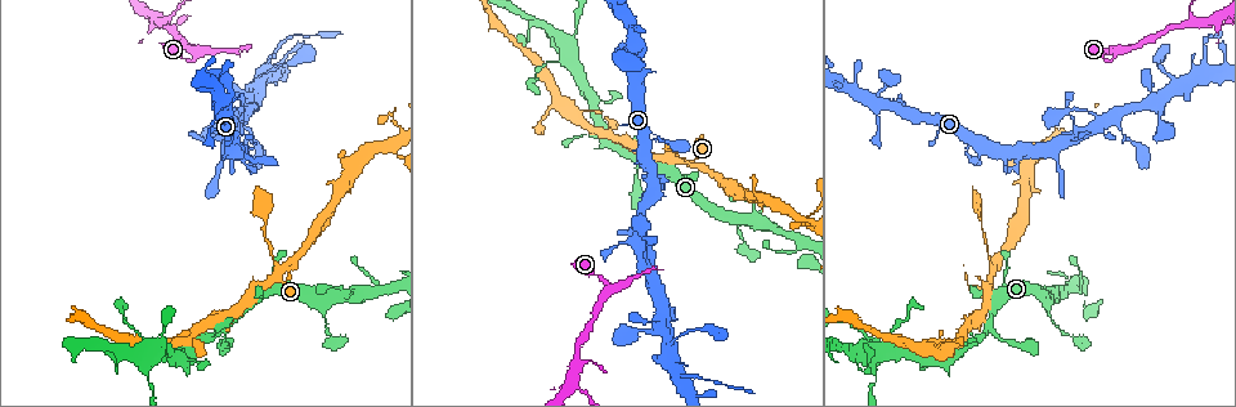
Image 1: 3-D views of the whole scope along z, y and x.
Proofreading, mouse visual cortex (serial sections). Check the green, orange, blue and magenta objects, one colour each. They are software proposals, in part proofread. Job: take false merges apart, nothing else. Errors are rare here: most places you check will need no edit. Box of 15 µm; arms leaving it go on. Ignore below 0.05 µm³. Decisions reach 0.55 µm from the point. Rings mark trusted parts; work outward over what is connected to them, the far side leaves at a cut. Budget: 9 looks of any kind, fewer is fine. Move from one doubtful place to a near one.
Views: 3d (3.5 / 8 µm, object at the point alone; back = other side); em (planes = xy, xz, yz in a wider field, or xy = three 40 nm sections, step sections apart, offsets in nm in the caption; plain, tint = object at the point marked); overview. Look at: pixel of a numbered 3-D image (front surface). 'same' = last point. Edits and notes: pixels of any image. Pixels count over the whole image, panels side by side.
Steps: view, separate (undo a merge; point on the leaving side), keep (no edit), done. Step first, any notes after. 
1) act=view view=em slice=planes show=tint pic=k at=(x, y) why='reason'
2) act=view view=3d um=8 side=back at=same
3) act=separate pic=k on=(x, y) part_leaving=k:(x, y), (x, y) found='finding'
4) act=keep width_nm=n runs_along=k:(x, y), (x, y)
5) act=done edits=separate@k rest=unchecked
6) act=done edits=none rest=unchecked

act=view view=em slice=xy step=1 show=tint pic=1 at=(607, 285) why='narrows sharply'

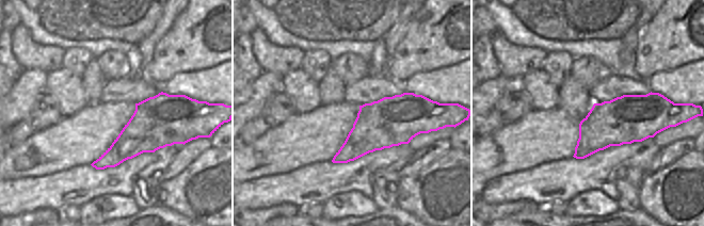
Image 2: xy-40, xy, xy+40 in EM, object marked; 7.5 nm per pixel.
act=view view=3d um=3.5 at=same

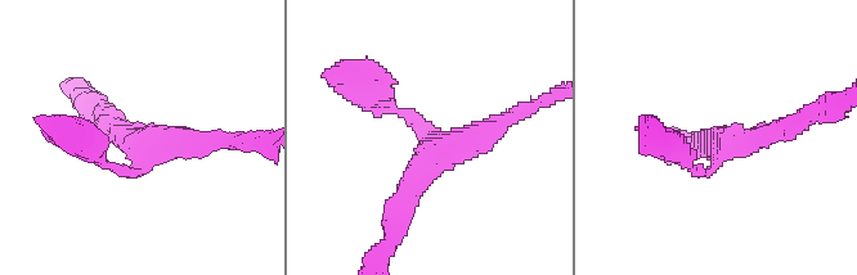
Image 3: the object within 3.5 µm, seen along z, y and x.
act=keep runs_along=3:(380, 97), (435, 139), (404, 204) found='continuous, no second cell'

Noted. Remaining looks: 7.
act=view view=3d um=8 pic=1 at=(285, 264) why='thick turns thin'

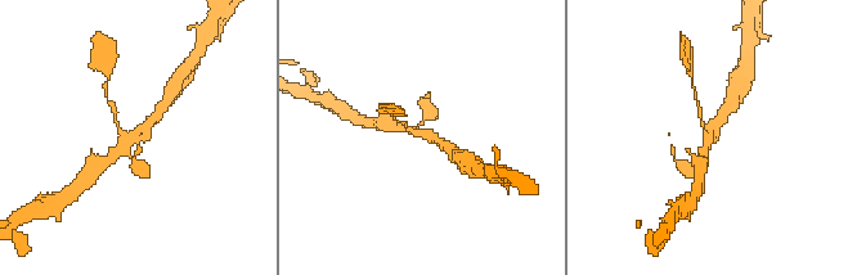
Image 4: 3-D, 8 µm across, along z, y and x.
act=view view=em slice=planes show=tint pic=4 at=(132, 137) arms=4 arm_widths_nm=100,150,250,300 why='shape alone is not enough'

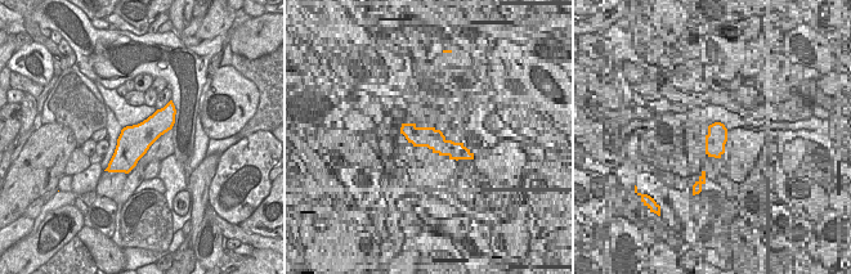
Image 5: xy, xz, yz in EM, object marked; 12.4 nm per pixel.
act=keep width_nm=400 runs_along=4:(696, 166), (723, 112) found='continuous, no second cell'

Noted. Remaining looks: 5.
act=view view=3d um=3.5 pic=1 at=(562, 102) why='calibre changes'

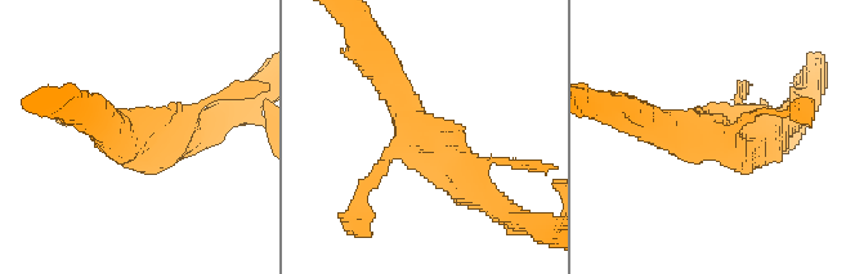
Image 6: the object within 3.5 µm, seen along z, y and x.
act=view view=em slice=xy step=1 show=tint pic=6 at=(419, 139)

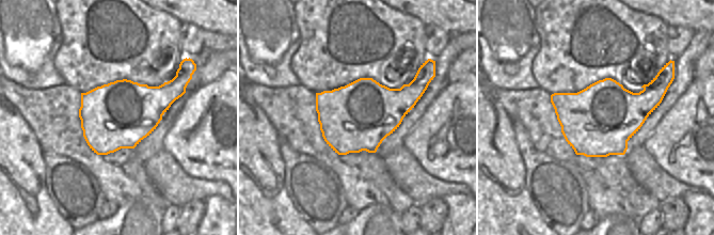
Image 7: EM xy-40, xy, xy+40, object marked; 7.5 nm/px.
act=keep runs_along=6:(483, 194), (416, 135), (384, 68) found='continuous, no second cell'

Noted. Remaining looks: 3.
act=view view=3d um=8 pic=1 at=(150, 350) why='thick turns thin'

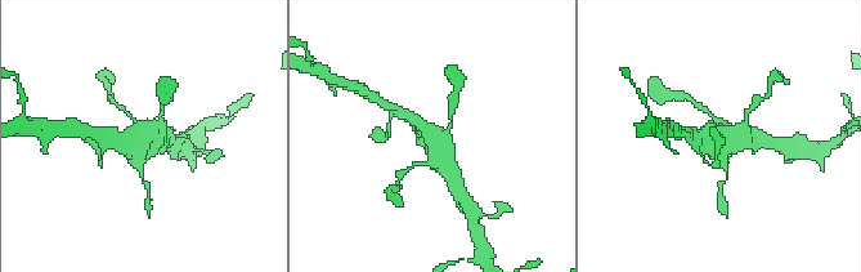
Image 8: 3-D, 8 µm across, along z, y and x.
act=view view=3d um=3.5 pic=8 at=(429, 135)

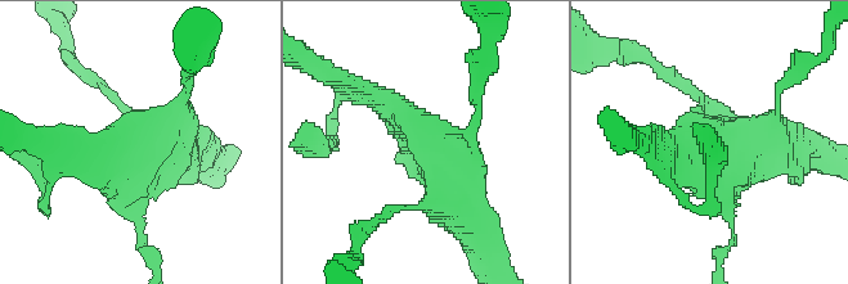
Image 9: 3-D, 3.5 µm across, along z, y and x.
act=view view=em slice=planes show=tint pic=9 at=(146, 143) why='need the tissue'

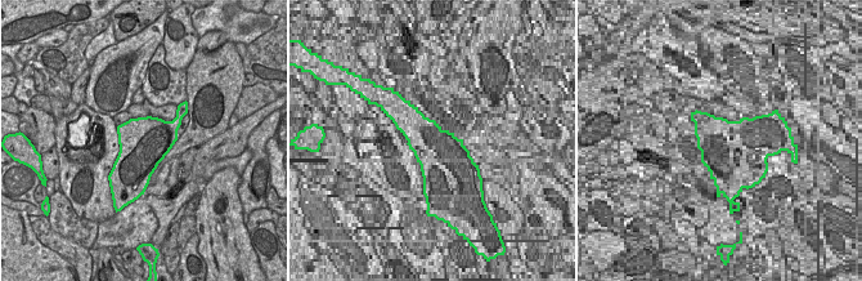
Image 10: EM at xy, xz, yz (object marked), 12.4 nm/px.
act=keep runs_along=9:(483, 242), (440, 153), (389, 107) found='all the same cell'

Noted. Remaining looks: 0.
act=done edits=none rest=unchecked

